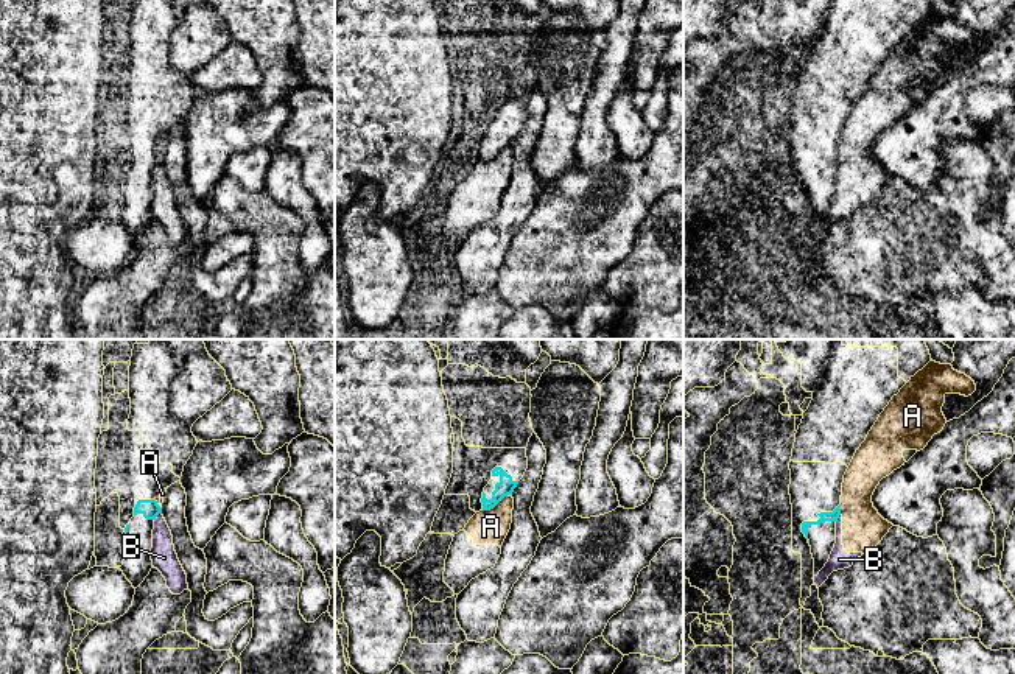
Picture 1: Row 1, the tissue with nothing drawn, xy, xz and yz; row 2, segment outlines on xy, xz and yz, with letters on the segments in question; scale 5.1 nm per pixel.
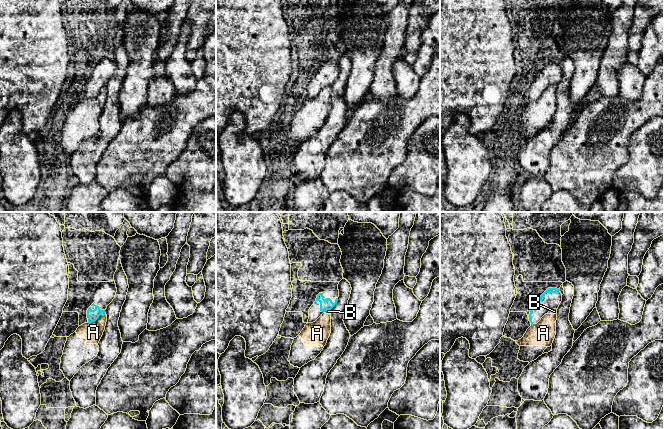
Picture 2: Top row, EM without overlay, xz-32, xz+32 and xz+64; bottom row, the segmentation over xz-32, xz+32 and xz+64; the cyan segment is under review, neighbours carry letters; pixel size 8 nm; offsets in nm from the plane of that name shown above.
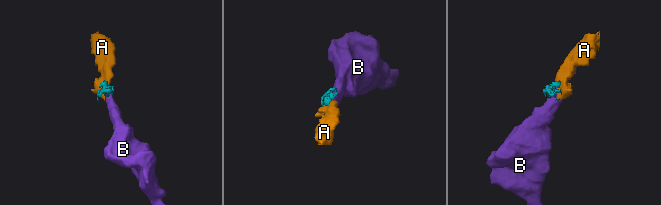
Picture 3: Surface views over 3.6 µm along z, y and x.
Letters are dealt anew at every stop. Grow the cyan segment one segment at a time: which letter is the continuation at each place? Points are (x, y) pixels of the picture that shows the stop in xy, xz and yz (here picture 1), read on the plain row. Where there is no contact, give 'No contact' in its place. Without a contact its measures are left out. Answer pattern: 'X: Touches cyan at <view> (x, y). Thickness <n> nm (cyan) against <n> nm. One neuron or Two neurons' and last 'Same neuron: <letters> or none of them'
A: Touches cyan at xz (494, 157). Thickness 90 nm (cyan) against 180 nm. Two neurons
B: Touches cyan at xy (156, 167). Thickness 90 nm (cyan) against 130 nm. Two neurons
Same neuron: none of them

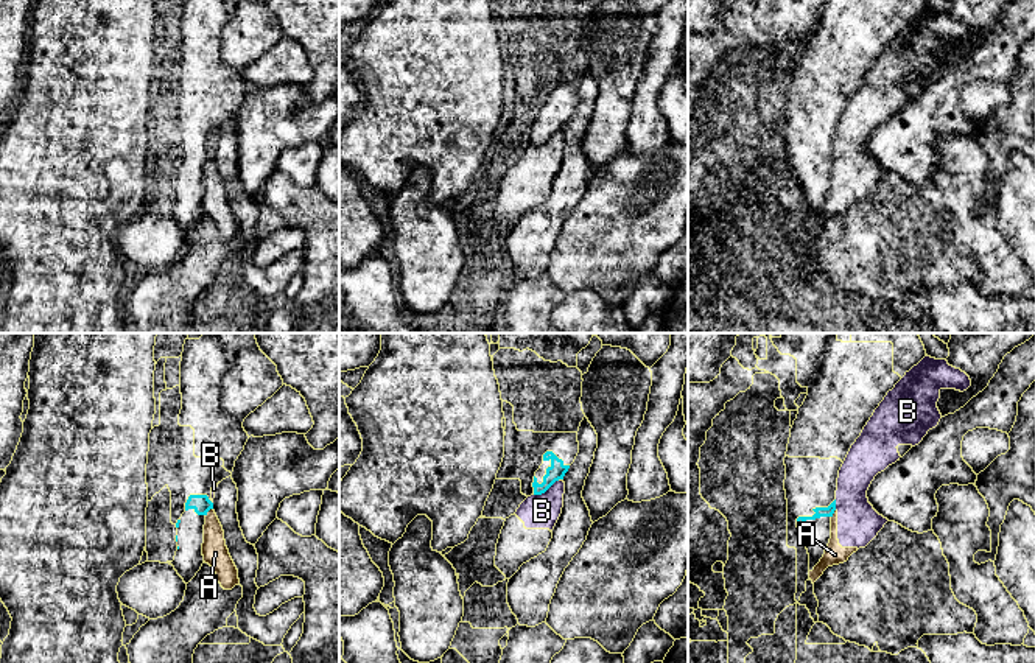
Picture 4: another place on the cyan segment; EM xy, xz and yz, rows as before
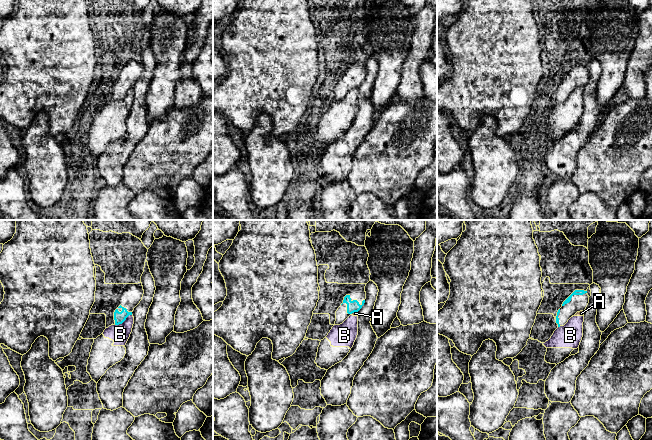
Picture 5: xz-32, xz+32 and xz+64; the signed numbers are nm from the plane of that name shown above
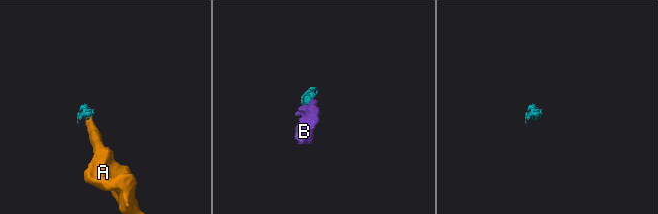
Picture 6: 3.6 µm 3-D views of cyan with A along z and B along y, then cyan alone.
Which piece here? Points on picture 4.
A: Touches cyan at xy (207, 162). Thickness 90 nm (cyan) against 130 nm. Two neurons
B: Touches cyan at xz (545, 142). Thickness 90 nm (cyan) against 180 nm. Two neurons
Same neuron: none of them

